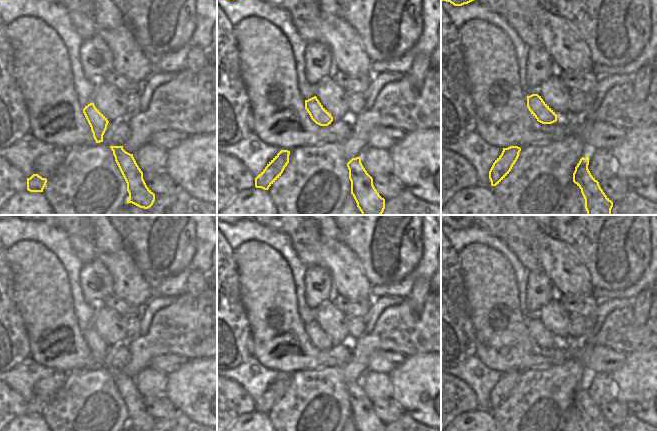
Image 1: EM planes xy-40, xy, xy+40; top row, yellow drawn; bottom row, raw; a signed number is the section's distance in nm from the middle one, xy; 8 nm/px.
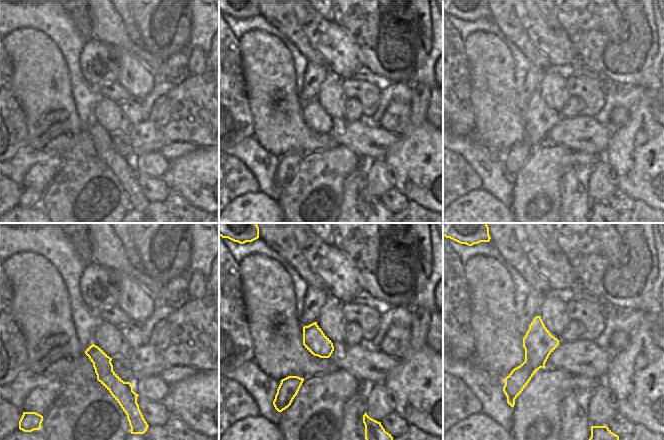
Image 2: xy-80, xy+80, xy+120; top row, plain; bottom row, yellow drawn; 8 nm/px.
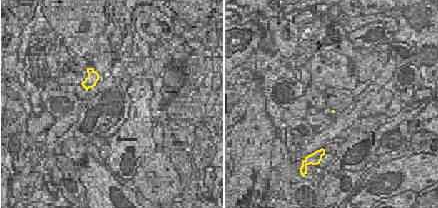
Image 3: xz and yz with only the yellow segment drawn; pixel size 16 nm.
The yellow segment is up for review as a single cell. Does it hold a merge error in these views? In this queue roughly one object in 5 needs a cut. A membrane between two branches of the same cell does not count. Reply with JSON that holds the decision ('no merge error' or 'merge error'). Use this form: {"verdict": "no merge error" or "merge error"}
{"verdict": "no merge error"}

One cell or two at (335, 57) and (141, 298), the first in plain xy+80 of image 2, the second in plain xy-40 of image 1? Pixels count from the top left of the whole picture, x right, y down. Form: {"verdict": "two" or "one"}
{"verdict": "one"}

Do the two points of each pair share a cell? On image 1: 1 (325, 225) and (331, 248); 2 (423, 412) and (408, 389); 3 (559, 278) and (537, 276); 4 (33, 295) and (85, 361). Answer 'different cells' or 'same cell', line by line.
1: different cells
2: same cell
3: different cells
4: same cell

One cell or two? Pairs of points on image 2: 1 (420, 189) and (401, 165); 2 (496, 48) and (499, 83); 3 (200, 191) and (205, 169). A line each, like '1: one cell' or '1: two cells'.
1: one cell
2: one cell
3: one cell

